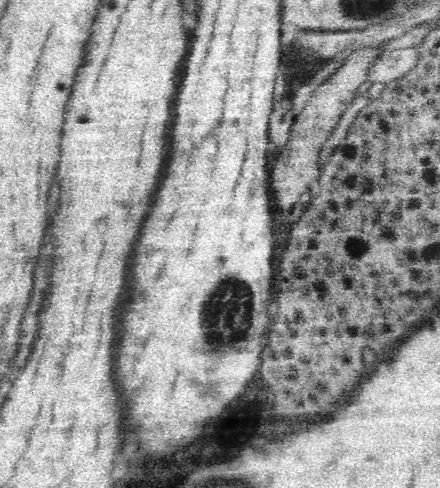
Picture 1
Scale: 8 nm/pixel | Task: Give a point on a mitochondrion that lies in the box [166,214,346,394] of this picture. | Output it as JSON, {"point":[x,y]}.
{"point":[225,311]}

